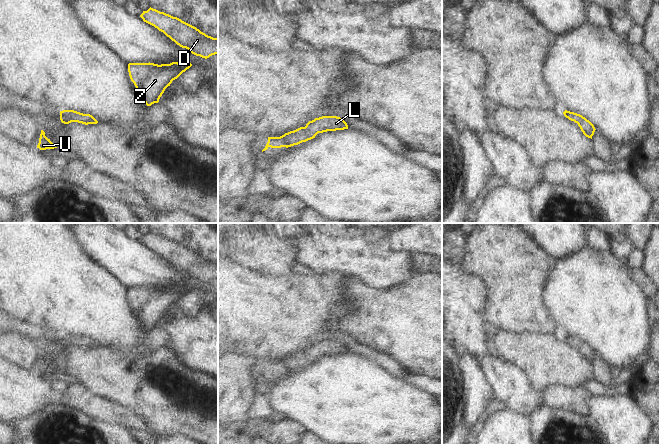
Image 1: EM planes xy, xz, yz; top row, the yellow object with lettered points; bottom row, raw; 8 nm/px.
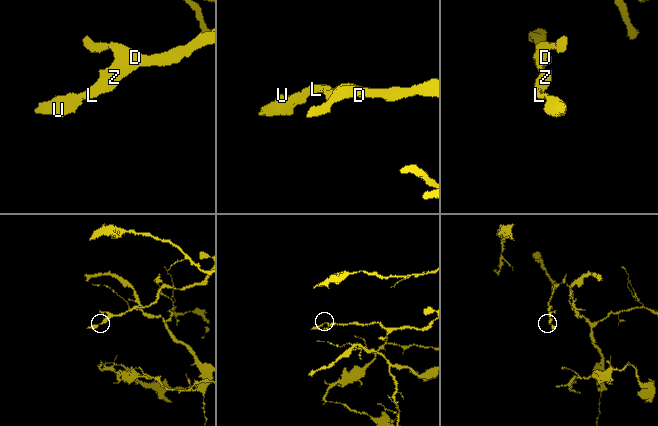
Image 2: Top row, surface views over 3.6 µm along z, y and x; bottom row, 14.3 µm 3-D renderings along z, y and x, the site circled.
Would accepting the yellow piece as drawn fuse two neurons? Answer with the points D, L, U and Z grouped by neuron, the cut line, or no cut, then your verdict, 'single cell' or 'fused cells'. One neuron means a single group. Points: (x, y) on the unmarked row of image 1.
D L U Z | no cut | single cell

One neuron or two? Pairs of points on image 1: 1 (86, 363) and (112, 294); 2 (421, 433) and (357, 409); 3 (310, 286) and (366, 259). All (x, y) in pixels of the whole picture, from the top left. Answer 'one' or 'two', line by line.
1: two
2: one
3: two

